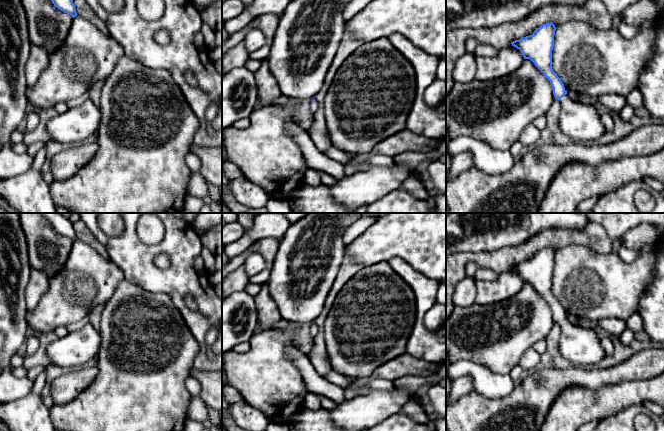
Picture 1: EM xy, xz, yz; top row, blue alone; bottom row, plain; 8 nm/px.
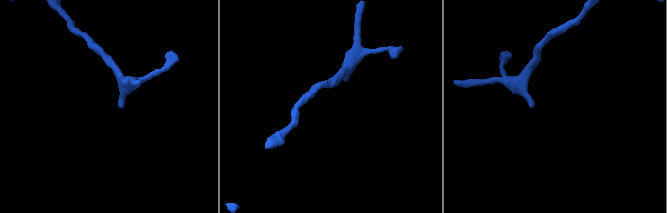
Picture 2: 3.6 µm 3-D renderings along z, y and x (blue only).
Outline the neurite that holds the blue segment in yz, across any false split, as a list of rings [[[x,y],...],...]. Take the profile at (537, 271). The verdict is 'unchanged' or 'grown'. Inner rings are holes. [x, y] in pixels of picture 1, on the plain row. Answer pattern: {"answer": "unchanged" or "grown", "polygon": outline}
{"answer": "grown", "polygon": [[[546,247],[537,252],[532,259],[511,266],[519,273],[524,283],[530,283],[550,305],[553,318],[561,328],[558,347],[561,355],[571,365],[588,367],[606,357],[601,339],[594,329],[584,328],[570,323],[564,308],[552,293],[552,274],[556,251]]]}

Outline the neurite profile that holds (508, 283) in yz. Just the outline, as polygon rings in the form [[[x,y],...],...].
[[[509,267],[493,281],[476,281],[475,303],[489,305],[511,299],[523,285],[521,275]]]

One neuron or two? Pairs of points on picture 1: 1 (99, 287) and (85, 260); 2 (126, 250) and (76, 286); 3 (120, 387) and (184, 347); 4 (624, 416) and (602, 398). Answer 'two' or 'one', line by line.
1: one
2: two
3: one
4: two

